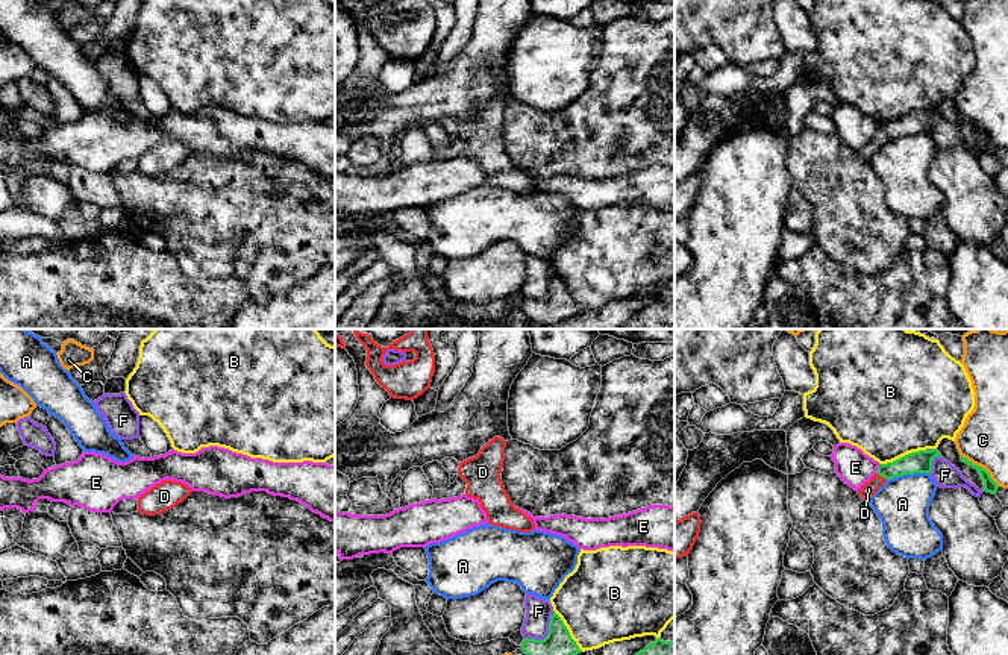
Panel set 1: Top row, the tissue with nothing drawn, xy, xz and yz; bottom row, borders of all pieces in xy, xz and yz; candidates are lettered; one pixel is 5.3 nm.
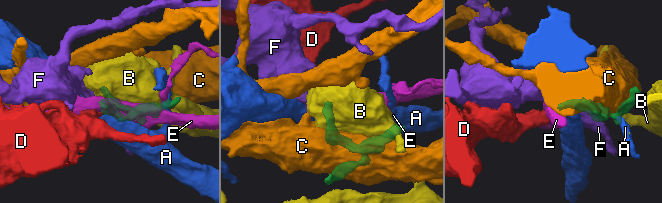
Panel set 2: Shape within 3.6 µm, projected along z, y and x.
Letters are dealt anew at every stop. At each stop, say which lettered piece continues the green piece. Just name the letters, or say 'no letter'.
D

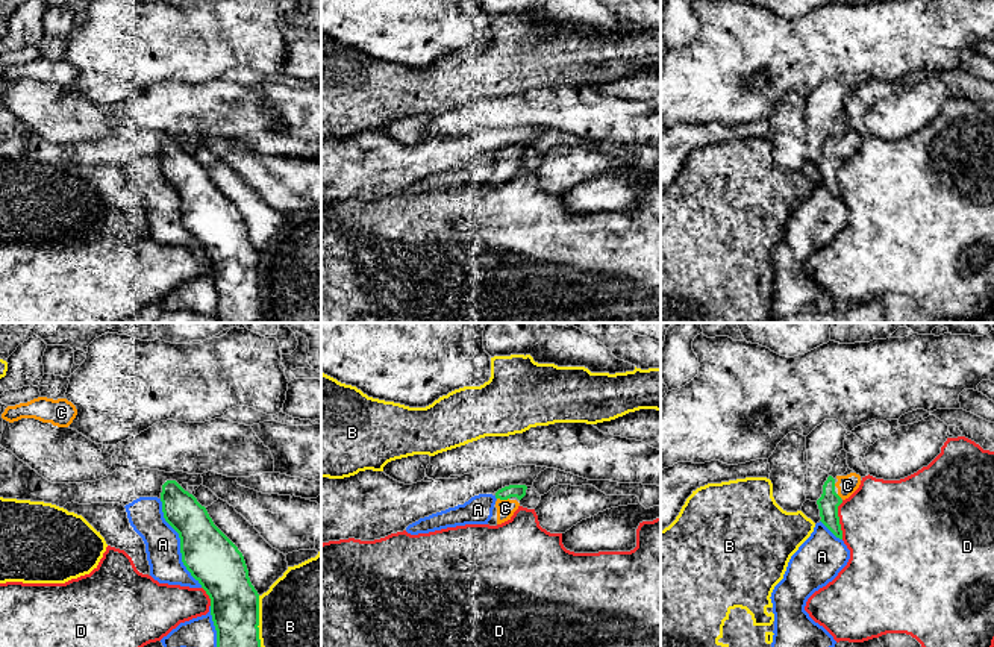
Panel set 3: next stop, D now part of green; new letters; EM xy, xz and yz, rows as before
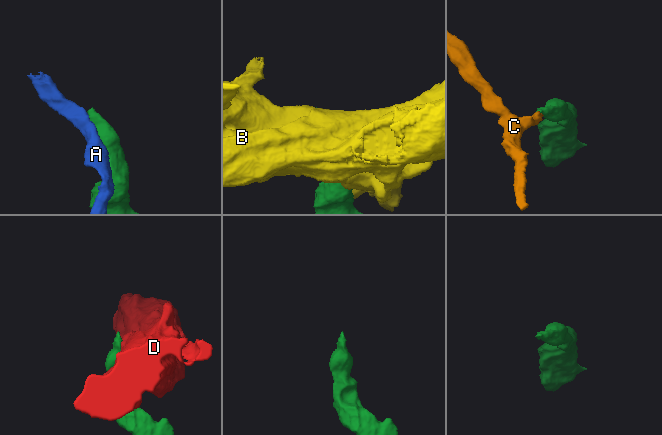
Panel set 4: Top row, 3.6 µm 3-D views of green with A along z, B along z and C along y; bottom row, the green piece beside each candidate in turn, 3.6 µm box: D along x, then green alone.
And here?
C

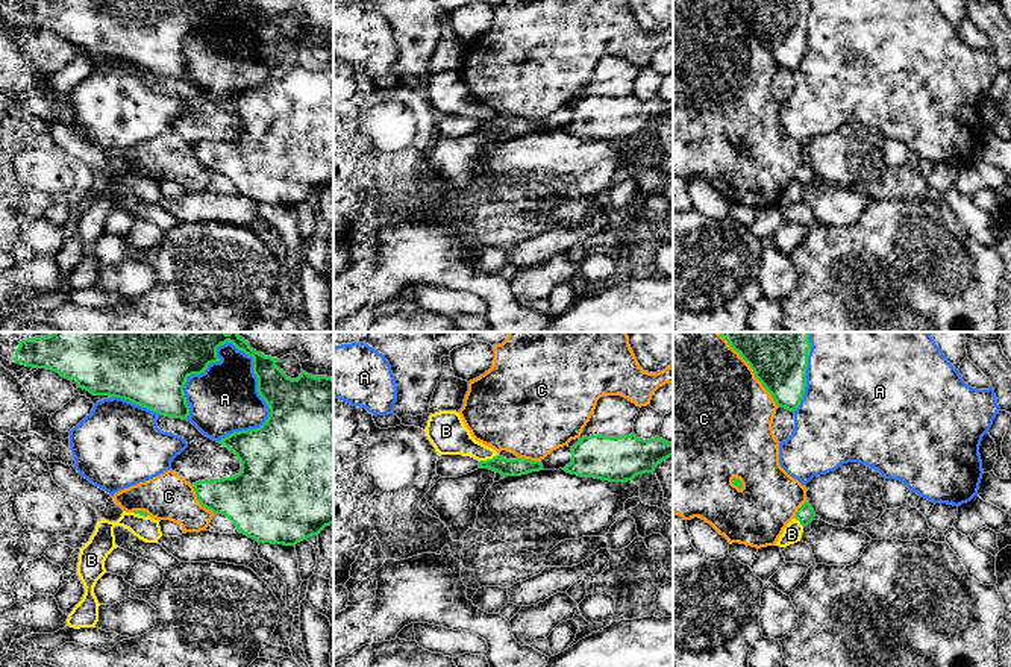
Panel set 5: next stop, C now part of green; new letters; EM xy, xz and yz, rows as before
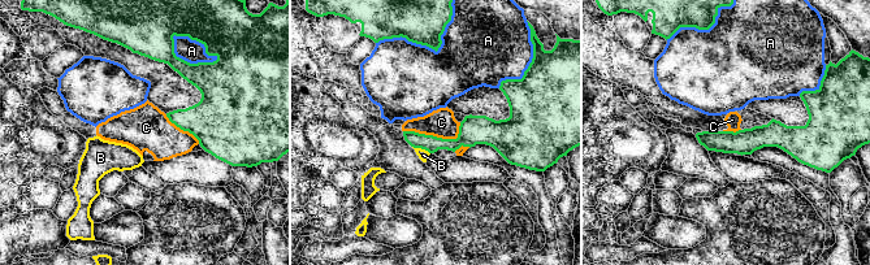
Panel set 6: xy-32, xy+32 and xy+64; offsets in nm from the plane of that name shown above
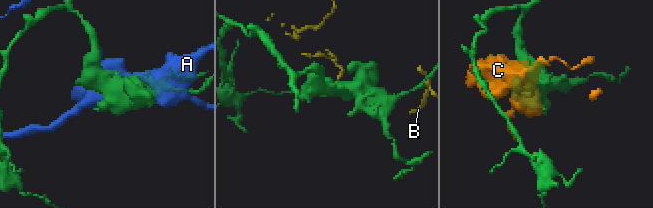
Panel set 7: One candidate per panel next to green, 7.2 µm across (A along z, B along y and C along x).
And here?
no letter

